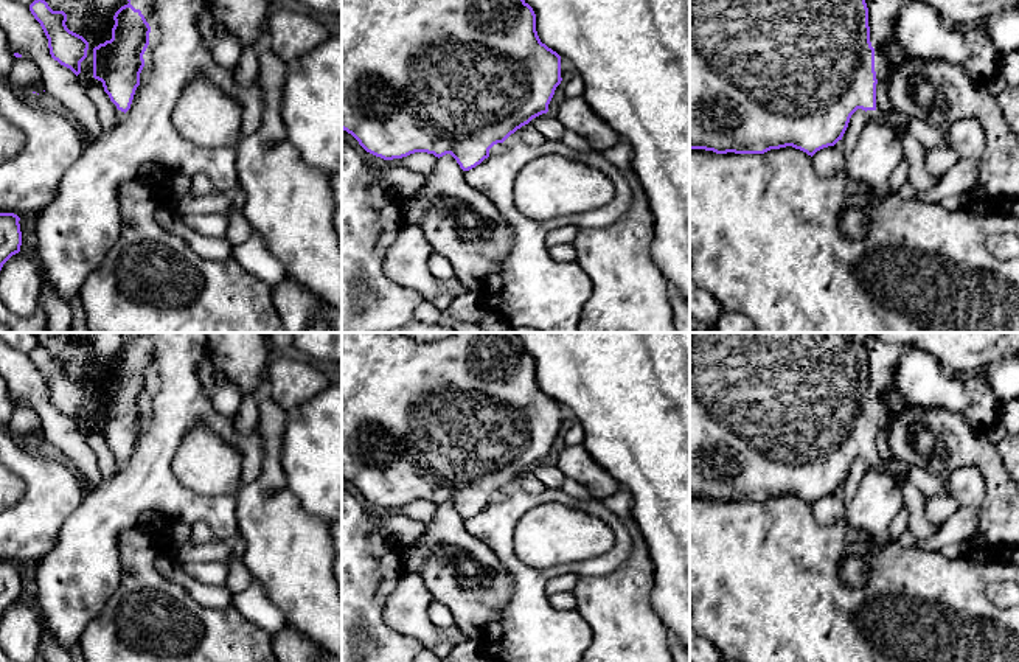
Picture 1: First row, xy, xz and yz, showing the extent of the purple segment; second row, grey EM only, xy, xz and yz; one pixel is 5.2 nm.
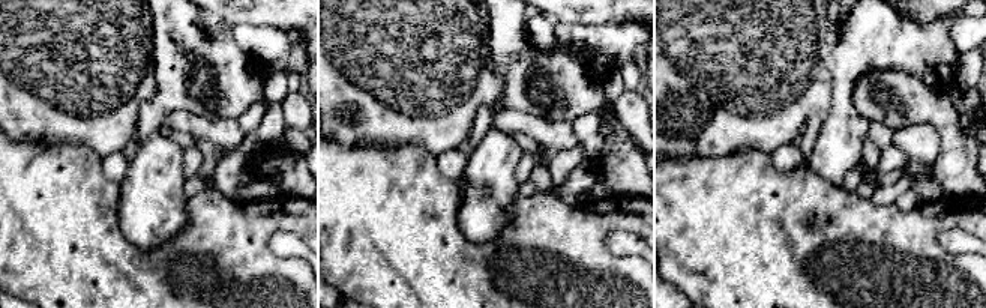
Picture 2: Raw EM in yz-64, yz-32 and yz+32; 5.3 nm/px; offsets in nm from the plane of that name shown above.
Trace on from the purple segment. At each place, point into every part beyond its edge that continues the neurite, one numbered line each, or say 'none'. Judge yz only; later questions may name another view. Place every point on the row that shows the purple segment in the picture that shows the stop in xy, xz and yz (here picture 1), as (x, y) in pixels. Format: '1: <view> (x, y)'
1: yz (929, 135)

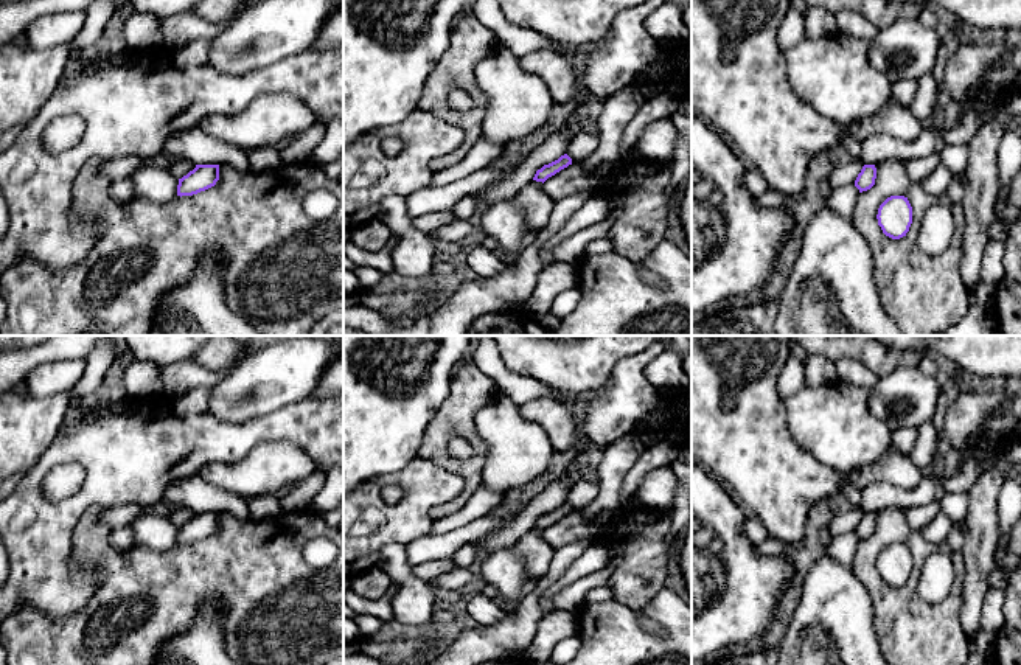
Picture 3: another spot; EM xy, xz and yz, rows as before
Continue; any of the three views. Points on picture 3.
none

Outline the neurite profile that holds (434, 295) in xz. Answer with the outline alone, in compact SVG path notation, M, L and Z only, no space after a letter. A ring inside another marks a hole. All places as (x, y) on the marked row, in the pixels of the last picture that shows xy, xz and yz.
M426 287L429 292L427 292L427 303L423 305L420 309L418 309L418 315L427 315L440 301L443 301L446 298L446 292L443 292L441 289L437 289L437 287Z

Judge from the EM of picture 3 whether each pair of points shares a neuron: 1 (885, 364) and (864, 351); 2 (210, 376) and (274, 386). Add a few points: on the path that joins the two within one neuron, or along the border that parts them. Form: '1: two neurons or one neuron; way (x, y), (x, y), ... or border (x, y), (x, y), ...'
1: one neuron; way (880, 359), (869, 351)
2: two neurons; border (249, 353), (210, 389)

